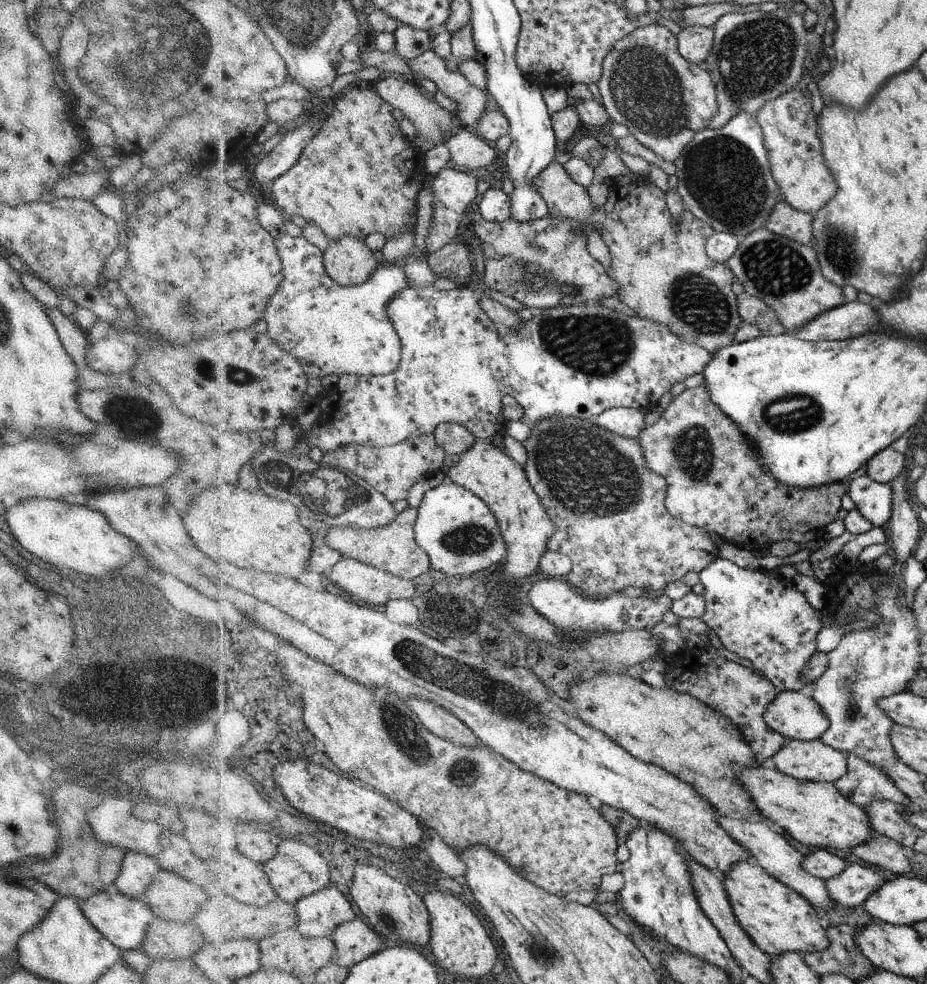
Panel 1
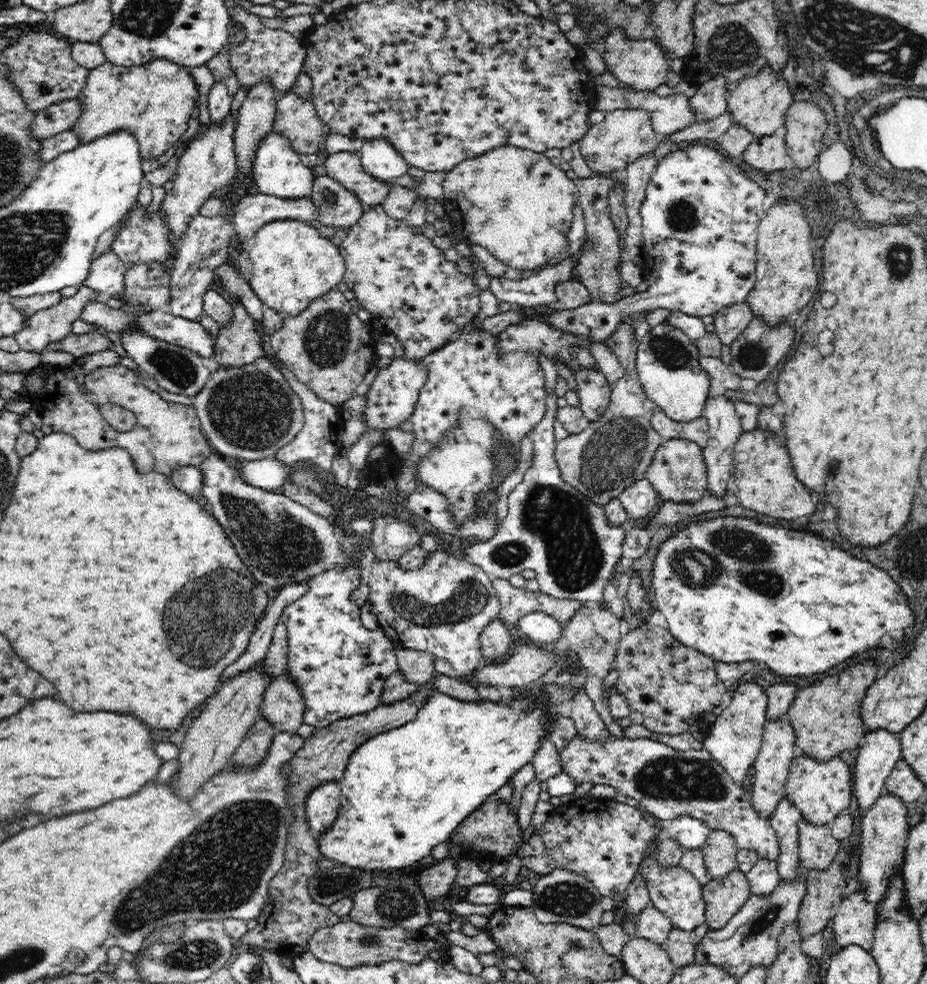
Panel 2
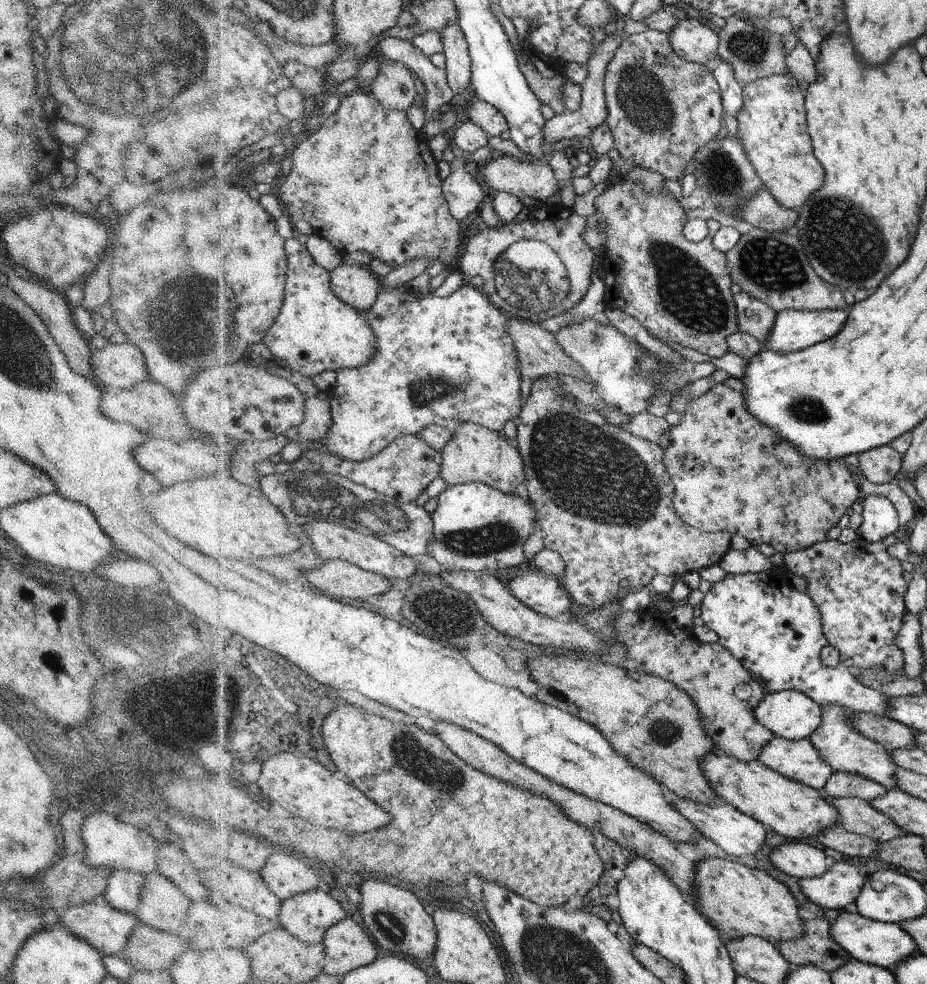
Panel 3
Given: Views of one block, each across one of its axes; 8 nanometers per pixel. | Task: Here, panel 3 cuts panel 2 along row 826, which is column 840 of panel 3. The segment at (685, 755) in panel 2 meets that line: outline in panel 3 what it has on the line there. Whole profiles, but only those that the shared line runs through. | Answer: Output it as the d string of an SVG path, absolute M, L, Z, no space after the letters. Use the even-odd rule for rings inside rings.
M826 704L823 707L823 725L811 735L811 742L819 748L820 754L831 763L835 772L860 774L864 778L882 784L887 790L898 789L896 782L899 781L900 766L896 764L891 752L882 743L868 738L856 727L856 724L852 722L854 714L854 711L844 708L844 706Z

